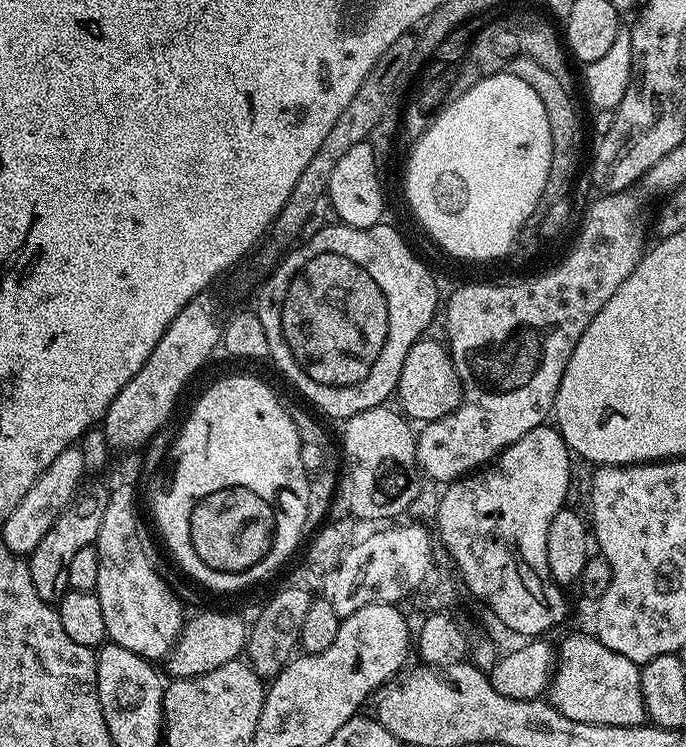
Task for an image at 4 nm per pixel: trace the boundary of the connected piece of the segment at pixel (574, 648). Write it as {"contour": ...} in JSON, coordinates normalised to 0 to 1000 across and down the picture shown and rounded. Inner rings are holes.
{"contour":[[[840,846],[835,851],[828,851],[818,859],[816,867],[810,873],[810,888],[803,912],[799,917],[796,936],[800,942],[806,942],[819,956],[825,956],[825,961],[837,961],[837,967],[866,967],[872,972],[924,972],[926,969],[937,969],[942,964],[939,952],[939,941],[936,940],[936,913],[933,912],[933,890],[918,886],[918,881],[907,881],[907,876],[895,876],[895,870],[889,870],[889,865],[878,865],[878,859],[870,857],[867,850],[857,849],[850,851],[848,847]]]}

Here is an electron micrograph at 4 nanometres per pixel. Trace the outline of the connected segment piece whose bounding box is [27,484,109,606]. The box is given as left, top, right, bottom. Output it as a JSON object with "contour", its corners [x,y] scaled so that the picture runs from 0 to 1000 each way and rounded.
{"contour":[[[134,648],[105,668],[90,683],[90,688],[67,710],[67,720],[55,726],[55,731],[39,746],[44,774],[50,774],[50,790],[55,790],[55,801],[61,801],[73,810],[86,810],[87,803],[102,788],[102,752],[114,743],[114,736],[124,731],[138,728],[143,720],[143,710],[149,710],[149,693],[155,689],[155,672],[159,655],[146,648]]]}

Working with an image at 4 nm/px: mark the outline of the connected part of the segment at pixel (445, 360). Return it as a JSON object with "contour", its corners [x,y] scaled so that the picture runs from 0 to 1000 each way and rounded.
{"contour":[[[609,452],[603,463],[598,463],[598,474],[592,474],[592,485],[586,485],[586,501],[574,526],[576,534],[583,534],[582,550],[601,565],[644,560],[663,549],[673,534],[671,507],[652,465],[643,456],[640,461],[636,455],[618,454],[624,452]]]}

